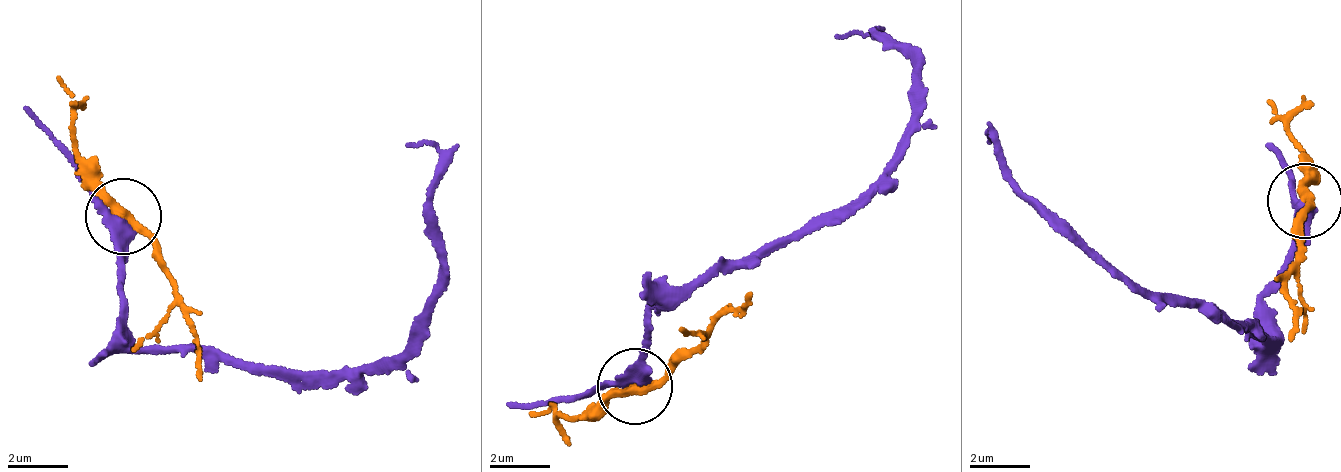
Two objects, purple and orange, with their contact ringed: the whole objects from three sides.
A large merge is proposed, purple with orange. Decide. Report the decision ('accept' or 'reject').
accept

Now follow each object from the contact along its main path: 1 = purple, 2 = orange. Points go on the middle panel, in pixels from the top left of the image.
1: (636, 385), (650, 365), (648, 316), (677, 291), (820, 232), (904, 137), (907, 56), (873, 34), (834, 33)
2: (636, 385), (675, 360), (739, 310), (750, 293)

